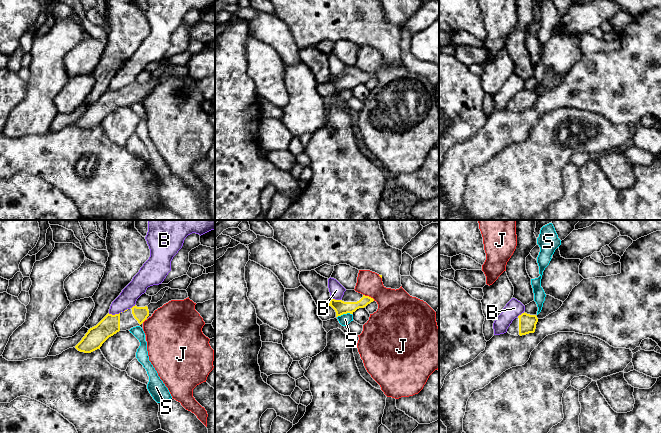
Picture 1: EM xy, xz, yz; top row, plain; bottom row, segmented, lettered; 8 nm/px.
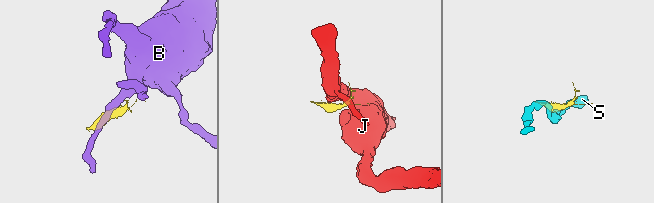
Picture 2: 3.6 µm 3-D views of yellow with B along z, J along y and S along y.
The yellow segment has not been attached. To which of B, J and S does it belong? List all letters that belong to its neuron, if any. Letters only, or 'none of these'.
none of these

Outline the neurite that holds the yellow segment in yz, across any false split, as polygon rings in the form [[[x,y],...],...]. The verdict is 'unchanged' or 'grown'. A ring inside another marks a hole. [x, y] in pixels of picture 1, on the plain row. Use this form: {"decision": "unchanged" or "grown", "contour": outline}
{"decision": "grown", "contour": [[[524,88],[512,97],[507,108],[515,112],[534,109],[537,98],[538,94],[536,91],[530,91]]]}

